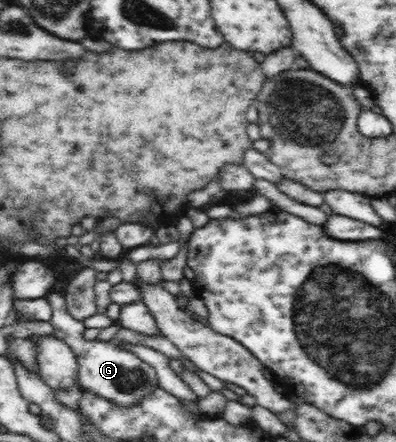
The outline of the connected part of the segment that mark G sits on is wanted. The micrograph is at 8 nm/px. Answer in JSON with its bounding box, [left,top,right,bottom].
[46,292,158,406]

